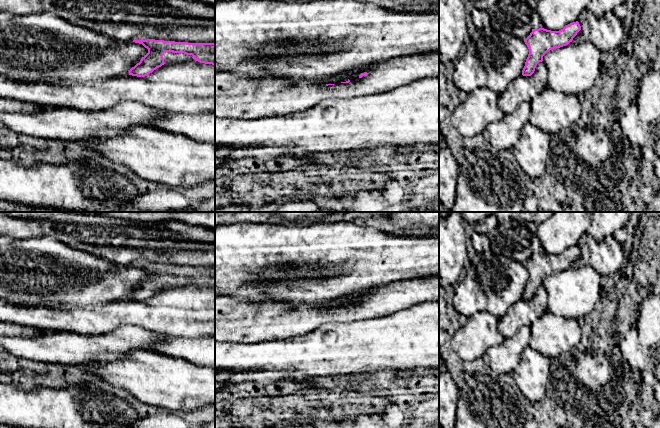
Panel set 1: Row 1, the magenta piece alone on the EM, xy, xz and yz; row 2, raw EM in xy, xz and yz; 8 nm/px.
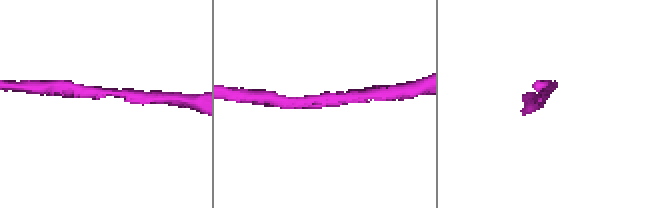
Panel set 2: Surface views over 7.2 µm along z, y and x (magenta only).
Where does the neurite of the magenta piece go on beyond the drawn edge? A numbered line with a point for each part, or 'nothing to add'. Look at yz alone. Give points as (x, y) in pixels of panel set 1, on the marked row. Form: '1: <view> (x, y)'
nothing to add

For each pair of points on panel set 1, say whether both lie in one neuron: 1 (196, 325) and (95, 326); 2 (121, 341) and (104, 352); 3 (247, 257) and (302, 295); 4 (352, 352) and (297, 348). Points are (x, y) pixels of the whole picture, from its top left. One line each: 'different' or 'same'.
1: same
2: same
3: same
4: same

